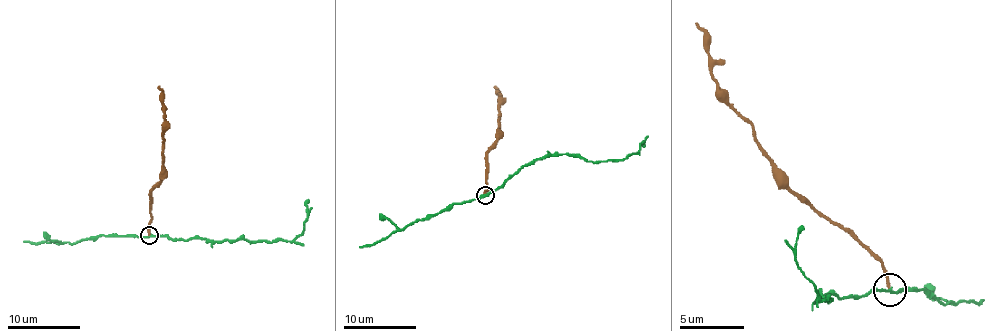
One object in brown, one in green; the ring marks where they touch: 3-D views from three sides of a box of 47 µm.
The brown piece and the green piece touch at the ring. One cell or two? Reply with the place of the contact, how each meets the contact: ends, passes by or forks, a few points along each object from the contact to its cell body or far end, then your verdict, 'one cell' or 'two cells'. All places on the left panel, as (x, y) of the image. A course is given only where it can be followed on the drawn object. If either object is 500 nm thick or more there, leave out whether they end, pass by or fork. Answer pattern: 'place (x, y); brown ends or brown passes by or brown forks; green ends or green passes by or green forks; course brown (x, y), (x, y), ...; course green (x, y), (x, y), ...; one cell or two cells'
place (149, 235); brown ends; green passes by; course brown (149, 235), (151, 190), (160, 181), (162, 170), (163, 94), (158, 86); course green (149, 235), (185, 240), (294, 240), (303, 231), (308, 199); two cells

